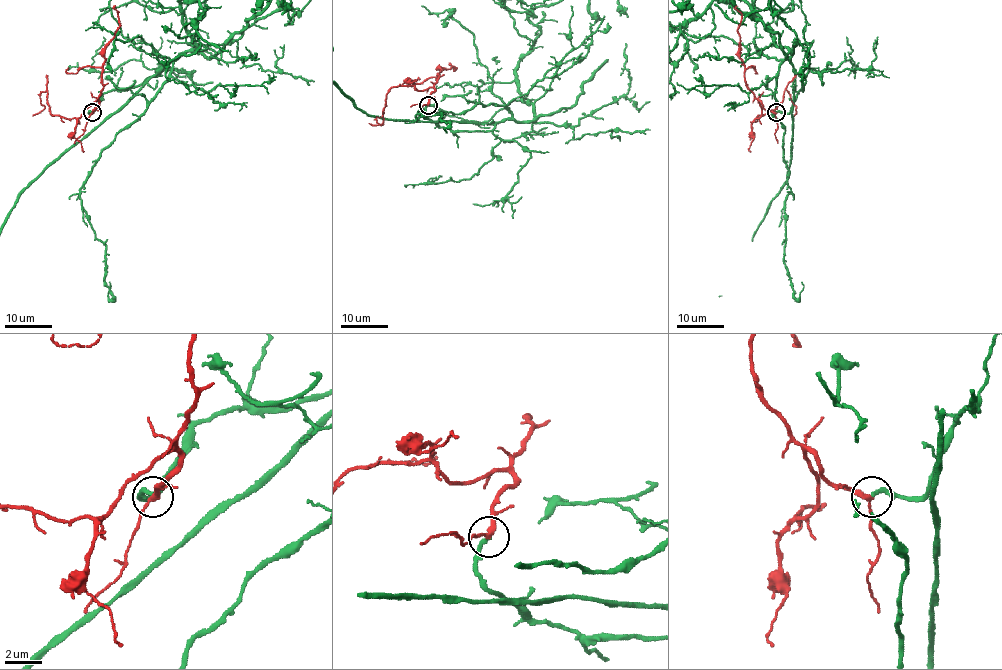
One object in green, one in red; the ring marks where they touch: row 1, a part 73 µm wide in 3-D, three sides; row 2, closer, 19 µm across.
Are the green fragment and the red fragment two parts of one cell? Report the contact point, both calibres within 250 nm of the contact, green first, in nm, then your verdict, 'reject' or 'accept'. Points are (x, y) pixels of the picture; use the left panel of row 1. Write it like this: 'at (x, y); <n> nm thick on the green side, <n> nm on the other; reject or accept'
at (92, 112); 240 nm thick on the green side, 240 nm on the other; reject

